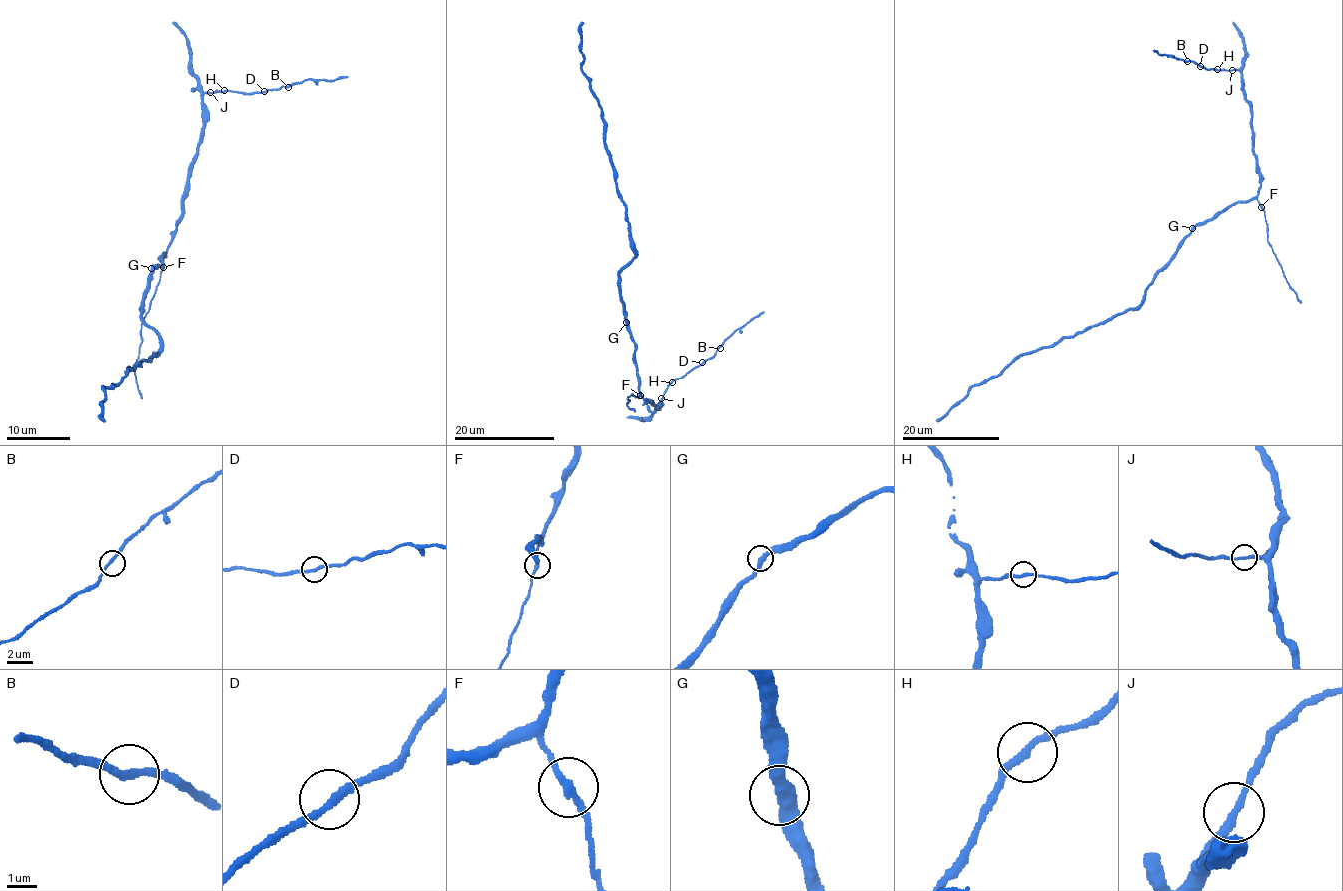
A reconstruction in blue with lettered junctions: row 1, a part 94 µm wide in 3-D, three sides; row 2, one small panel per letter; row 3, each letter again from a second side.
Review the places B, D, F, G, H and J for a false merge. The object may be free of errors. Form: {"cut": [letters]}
{"cut": []}

